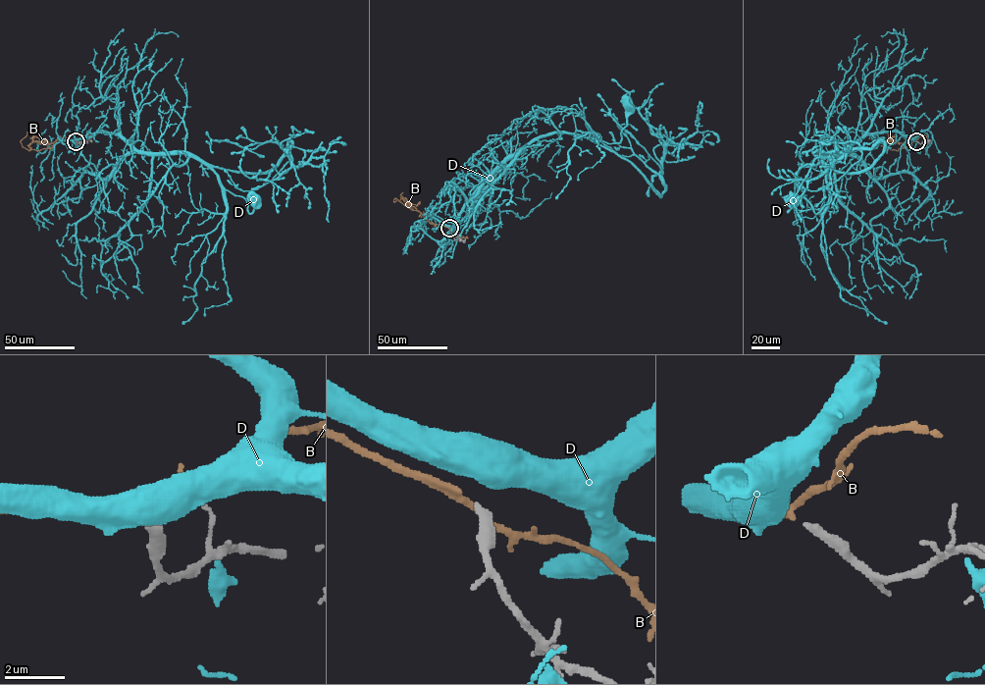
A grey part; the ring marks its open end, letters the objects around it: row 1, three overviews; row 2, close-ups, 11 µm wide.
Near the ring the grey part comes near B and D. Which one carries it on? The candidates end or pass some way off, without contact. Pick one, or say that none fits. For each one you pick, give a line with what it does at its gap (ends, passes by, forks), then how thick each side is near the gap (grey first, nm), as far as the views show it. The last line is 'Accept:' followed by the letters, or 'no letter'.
B: It passes by. Thickness 280 nm (grey) against 220 nm
Accept: B

